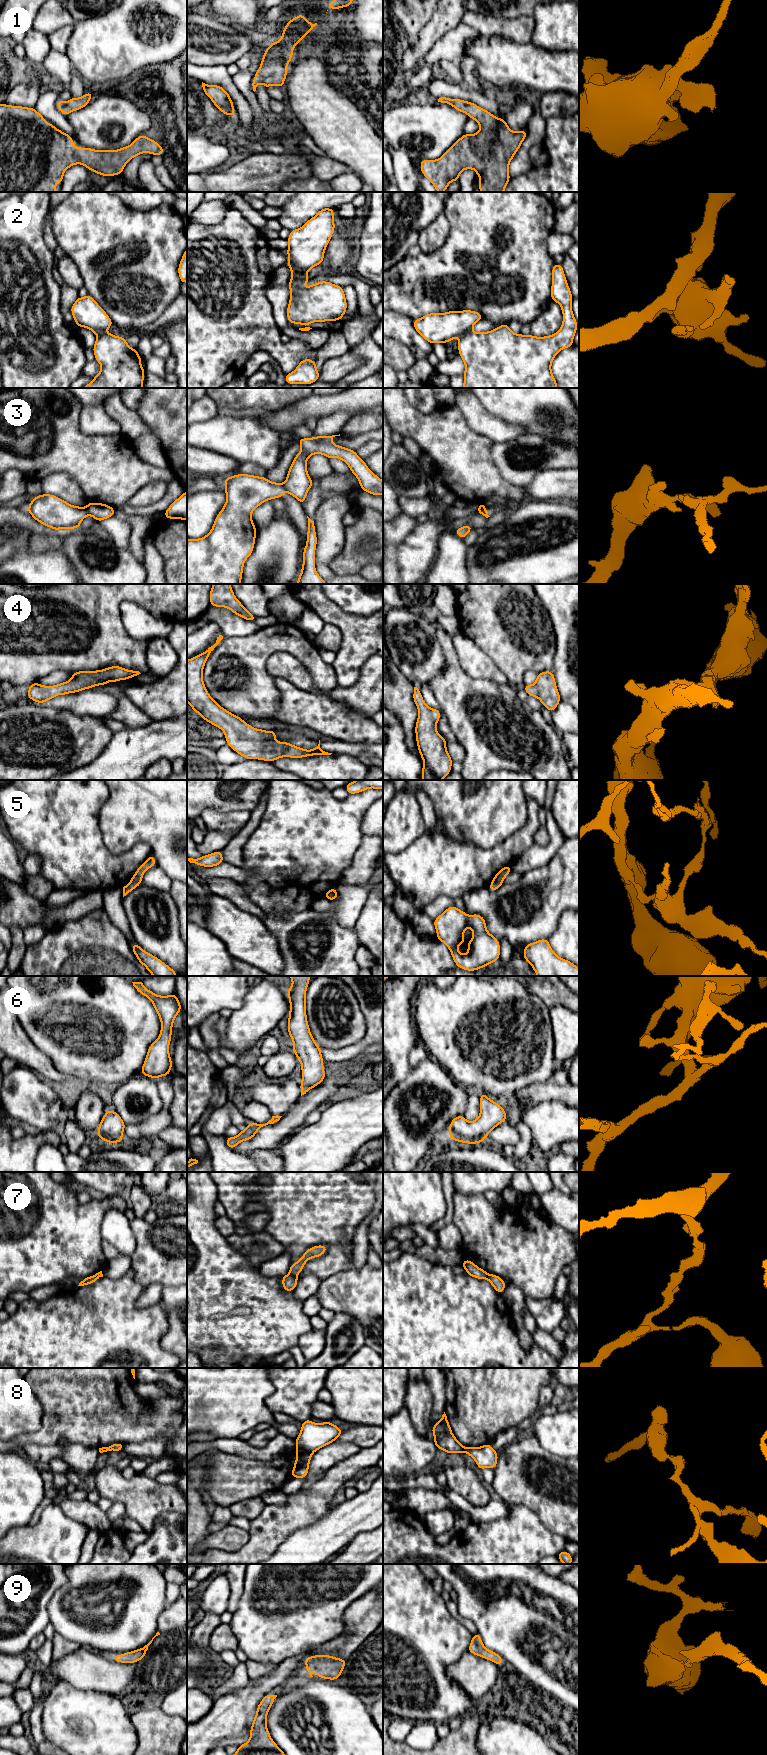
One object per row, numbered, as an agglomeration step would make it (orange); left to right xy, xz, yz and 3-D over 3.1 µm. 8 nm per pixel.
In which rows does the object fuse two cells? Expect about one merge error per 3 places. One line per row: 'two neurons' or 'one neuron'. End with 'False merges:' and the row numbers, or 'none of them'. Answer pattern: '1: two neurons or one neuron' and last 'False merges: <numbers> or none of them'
1: one neuron
2: two neurons
3: two neurons
4: one neuron
5: one neuron
6: one neuron
7: two neurons
8: two neurons
9: one neuron
False merges: 2, 3, 7, 8

